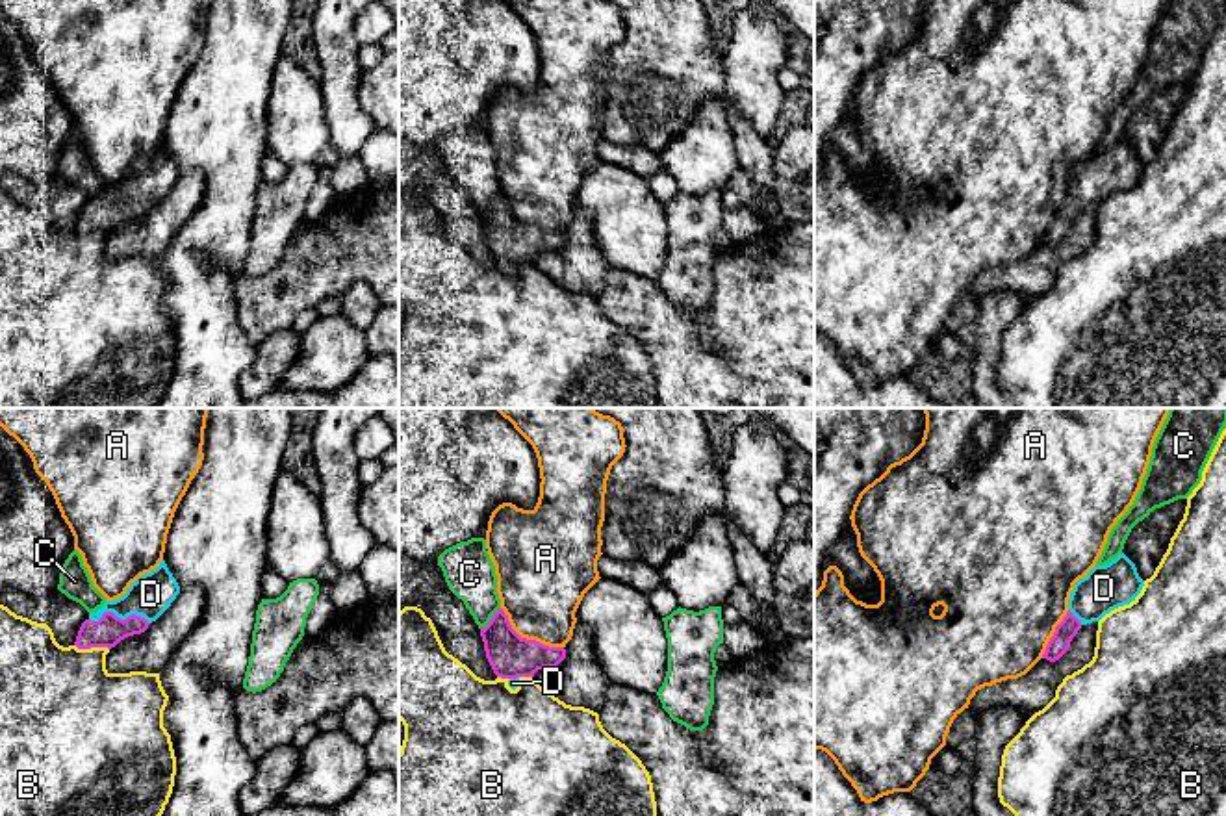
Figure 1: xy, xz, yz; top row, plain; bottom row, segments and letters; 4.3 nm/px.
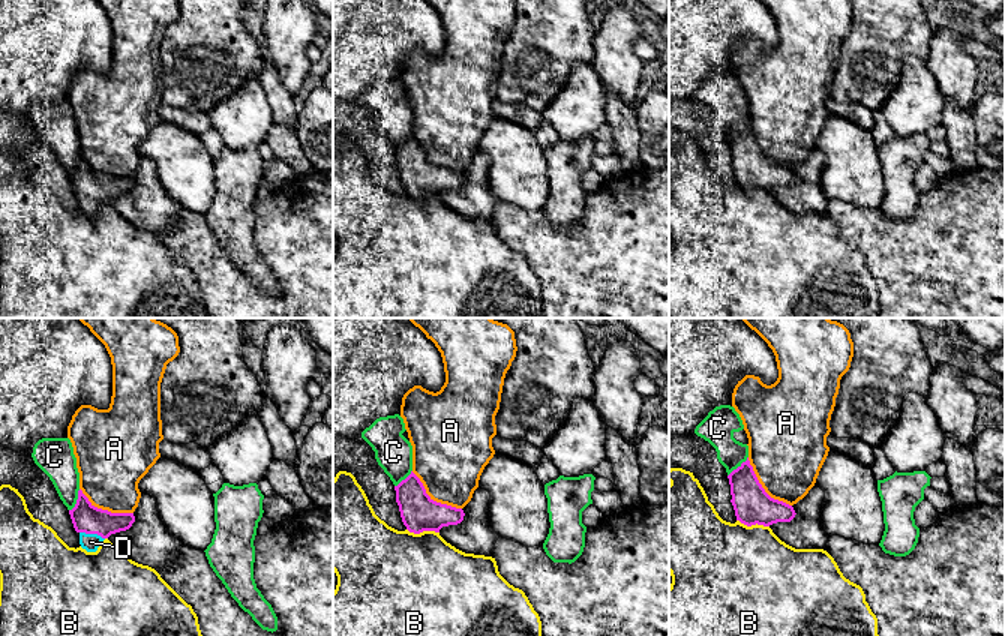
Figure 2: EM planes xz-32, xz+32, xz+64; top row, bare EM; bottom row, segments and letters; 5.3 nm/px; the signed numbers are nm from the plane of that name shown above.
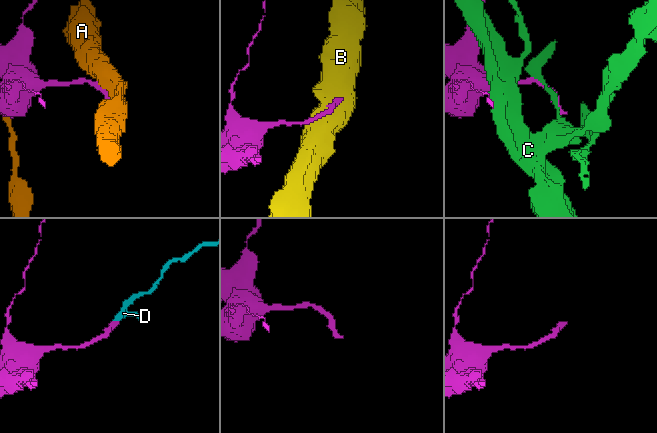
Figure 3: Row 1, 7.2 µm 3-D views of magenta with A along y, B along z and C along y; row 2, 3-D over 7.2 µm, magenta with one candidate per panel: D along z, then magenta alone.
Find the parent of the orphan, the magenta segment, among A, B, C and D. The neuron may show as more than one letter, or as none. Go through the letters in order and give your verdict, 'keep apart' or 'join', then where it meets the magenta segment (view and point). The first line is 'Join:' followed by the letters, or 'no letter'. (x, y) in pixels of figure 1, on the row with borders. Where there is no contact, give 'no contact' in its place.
Join: D
A: keep apart | xz (525, 638)
B: keep apart | xy (91, 646)
C: keep apart | xz (492, 618)
D: join | xy (119, 618)

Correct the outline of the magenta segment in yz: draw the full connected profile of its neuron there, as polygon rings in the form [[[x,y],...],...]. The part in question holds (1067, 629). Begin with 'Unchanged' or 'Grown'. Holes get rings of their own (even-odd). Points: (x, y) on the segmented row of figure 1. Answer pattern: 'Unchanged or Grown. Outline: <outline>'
Grown. Outline: [[[1124,553],[1105,566],[1094,566],[1074,584],[1068,612],[1055,627],[1042,658],[1059,660],[1083,625],[1100,621],[1111,610],[1130,605],[1143,586],[1144,580],[1139,577],[1135,564]]]

